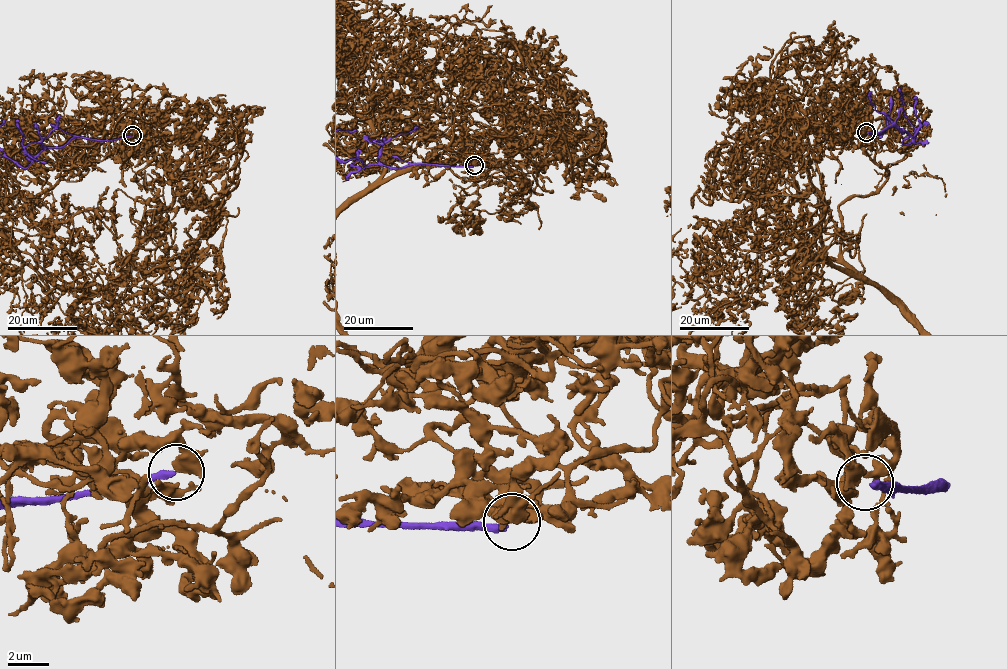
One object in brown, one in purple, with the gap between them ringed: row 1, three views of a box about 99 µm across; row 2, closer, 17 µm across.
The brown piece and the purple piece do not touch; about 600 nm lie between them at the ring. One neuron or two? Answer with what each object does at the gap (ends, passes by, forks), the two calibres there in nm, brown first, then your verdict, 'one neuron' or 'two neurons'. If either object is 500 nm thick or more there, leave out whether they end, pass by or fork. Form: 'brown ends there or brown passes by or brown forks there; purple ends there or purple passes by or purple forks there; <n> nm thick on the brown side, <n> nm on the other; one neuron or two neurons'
500 nm thick on the brown side, 300 nm on the other; two neurons

